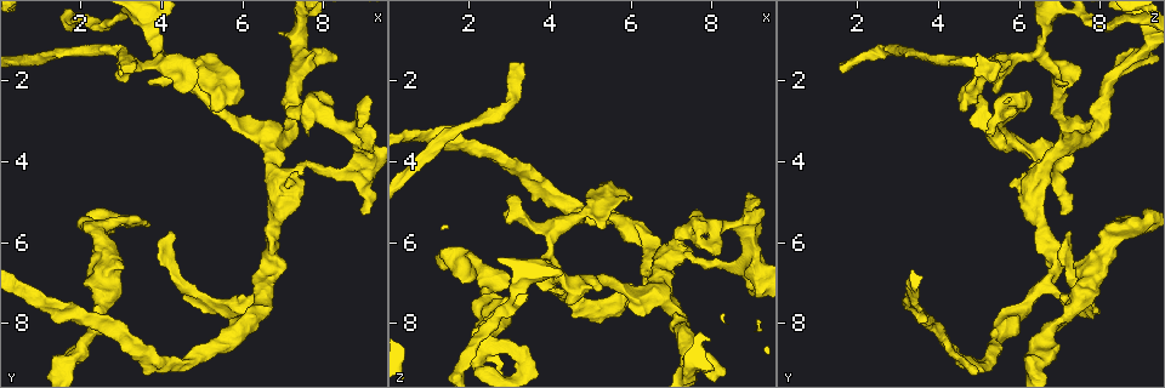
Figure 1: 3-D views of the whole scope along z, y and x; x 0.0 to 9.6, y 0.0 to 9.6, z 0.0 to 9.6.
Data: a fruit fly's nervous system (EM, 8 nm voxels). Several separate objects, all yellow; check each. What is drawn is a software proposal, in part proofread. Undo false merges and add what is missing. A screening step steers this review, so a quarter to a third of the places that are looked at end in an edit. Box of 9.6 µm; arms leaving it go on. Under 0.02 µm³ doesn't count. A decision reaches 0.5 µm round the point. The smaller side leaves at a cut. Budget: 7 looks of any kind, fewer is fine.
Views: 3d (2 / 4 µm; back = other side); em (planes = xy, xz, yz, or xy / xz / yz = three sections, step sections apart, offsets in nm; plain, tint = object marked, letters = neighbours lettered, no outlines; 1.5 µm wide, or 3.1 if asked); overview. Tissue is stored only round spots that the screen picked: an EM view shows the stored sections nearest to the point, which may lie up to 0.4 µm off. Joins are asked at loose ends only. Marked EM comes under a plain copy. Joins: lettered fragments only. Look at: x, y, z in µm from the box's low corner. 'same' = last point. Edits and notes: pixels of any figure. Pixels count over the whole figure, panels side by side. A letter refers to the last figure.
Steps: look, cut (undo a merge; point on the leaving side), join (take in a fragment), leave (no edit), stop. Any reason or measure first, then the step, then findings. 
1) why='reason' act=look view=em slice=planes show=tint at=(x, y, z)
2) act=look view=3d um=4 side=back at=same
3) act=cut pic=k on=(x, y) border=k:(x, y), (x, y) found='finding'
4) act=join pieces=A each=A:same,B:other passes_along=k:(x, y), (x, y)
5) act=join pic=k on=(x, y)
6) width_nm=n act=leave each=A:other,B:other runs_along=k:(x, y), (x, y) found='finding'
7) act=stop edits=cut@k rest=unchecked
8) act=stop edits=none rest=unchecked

why='free end' act=look view=em slice=xz step=4 show=tint at=(9.10, 3.00, 4.85)

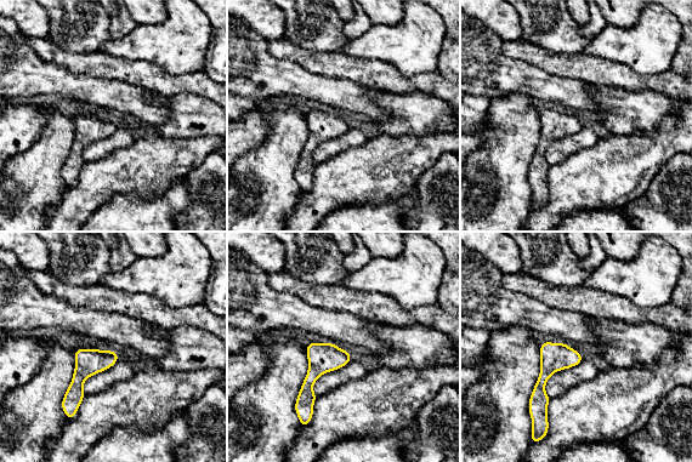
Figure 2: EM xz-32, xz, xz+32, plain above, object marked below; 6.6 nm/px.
why='another direction' act=look view=em slice=yz step=8 show=tint at=same

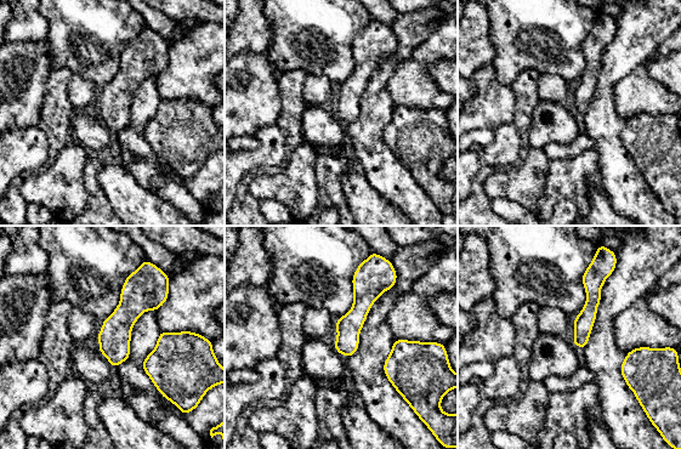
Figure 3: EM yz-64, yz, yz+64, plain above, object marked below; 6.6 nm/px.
act=look view=em slice=yz step=8 show=letters at=same

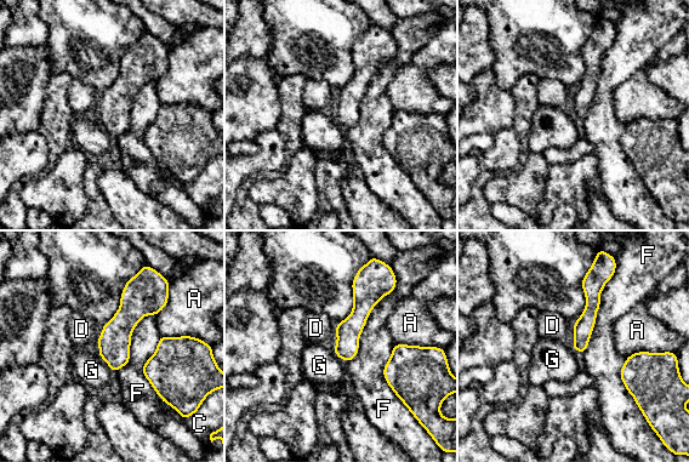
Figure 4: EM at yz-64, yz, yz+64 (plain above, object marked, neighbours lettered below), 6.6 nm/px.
act=leave each=A:other,C:other,D:other,F:other,G:other border=4:(97, 354), (113, 372) found='none of them fits'

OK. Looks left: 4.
why='a narrow waist' act=look view=em um=3.1 slice=xy step=8 show=tint at=(6.90, 4.45, 6.40)

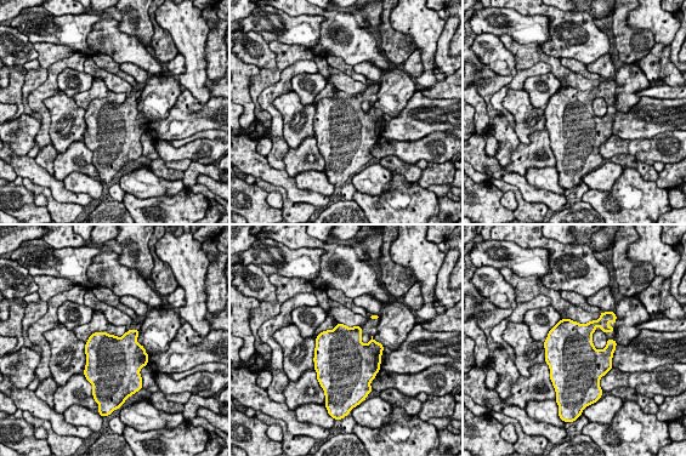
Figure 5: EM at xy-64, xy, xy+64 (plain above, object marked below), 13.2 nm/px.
act=look view=em um=3.1 slice=planes show=letters at=same

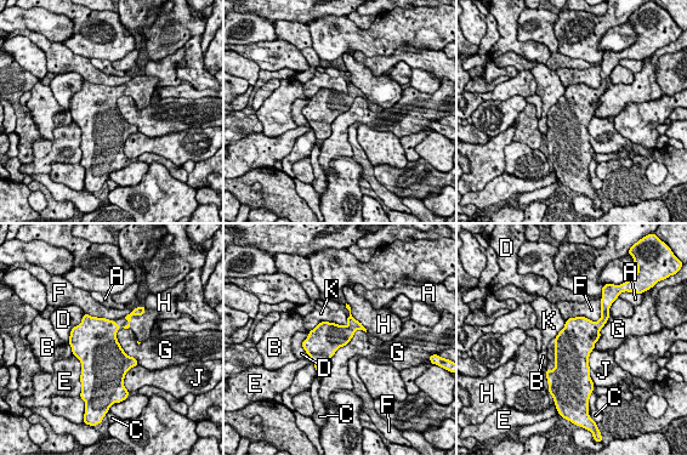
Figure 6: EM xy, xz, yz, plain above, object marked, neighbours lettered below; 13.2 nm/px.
width_nm=440 act=leave each=A:other,B:other,C:other,D:other,E:other,F:other,G:other,H:other,J:other,K:other found='all the same neuron'

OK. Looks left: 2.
act=look view=em slice=xz step=8 show=tint at=(1.85, 8.55, 6.90)

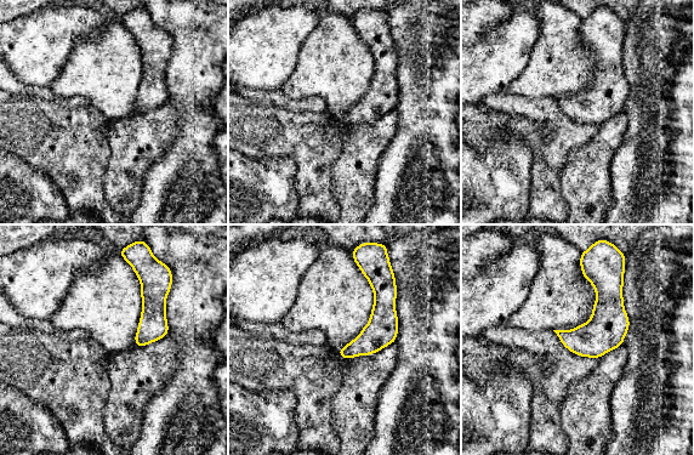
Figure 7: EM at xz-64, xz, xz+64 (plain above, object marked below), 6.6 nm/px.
act=look view=em slice=planes show=letters at=same

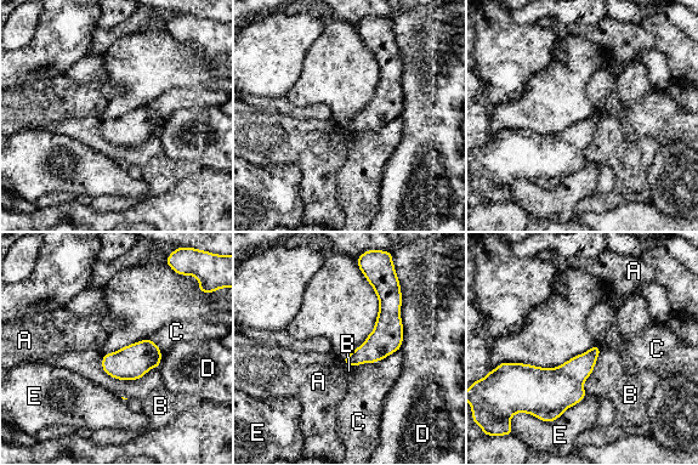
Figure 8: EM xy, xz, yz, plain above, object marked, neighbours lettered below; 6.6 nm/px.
width_nm=160 longest_contact=D:460nm act=leave each=A:other,B:other,C:other,D:other,E:other found='no lettered fragment goes on from it'

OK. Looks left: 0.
act=stop edits=none rest=unchecked

